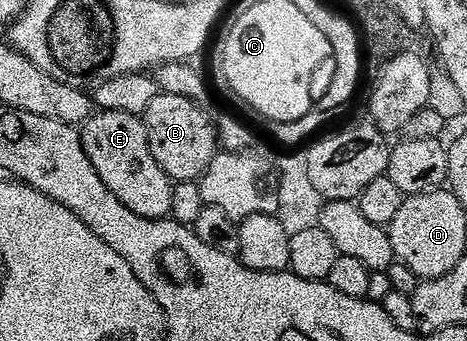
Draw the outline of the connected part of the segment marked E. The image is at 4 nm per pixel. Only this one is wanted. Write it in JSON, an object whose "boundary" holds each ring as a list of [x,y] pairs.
{"boundary":[[[101,110],[93,113],[87,122],[79,127],[82,148],[94,164],[98,176],[102,176],[102,184],[130,208],[143,218],[164,220],[172,213],[172,179],[158,168],[158,160],[154,160],[154,152],[150,152],[150,140],[146,140],[146,128],[143,117],[126,112],[110,112]]]}

